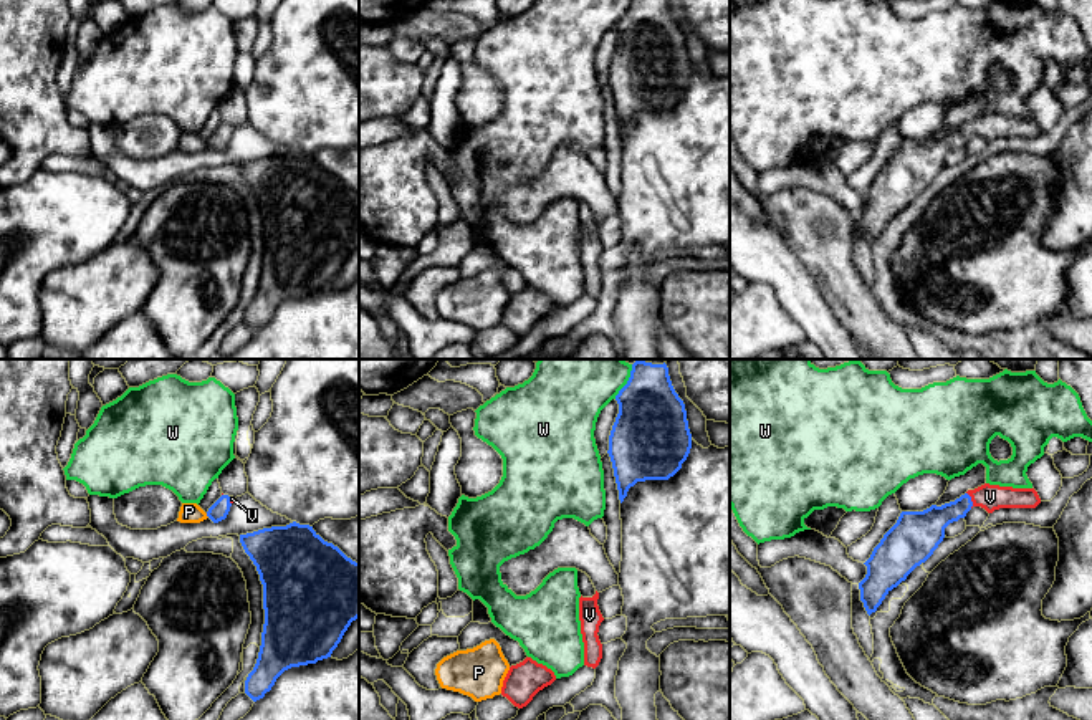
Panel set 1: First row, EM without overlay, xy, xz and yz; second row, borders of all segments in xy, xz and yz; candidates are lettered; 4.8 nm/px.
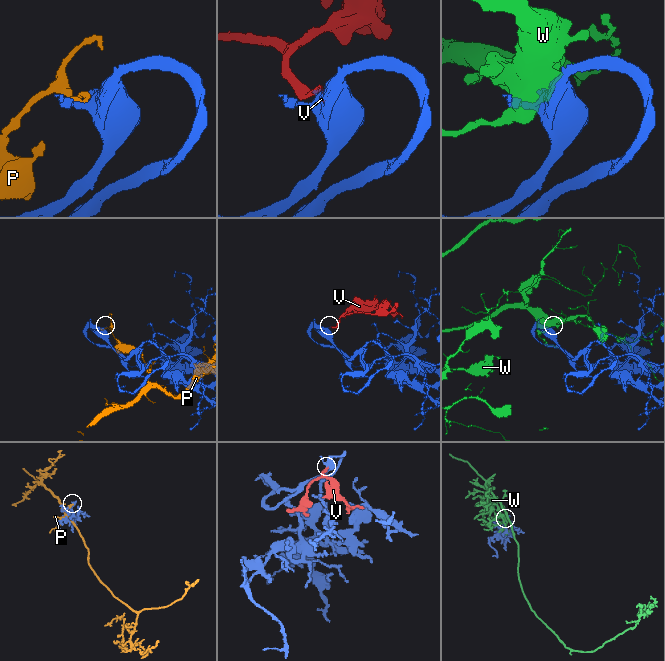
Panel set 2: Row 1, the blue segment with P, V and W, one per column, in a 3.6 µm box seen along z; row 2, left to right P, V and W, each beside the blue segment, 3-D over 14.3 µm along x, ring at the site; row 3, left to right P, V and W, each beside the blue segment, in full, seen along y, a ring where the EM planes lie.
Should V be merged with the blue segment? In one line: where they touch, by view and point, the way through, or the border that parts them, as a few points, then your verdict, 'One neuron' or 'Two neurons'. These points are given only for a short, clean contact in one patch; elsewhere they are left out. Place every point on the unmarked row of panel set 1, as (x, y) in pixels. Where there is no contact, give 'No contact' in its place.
Touches blue at yz (970, 129). Path across: yz (927, 158), (937, 148), (970, 129), (990, 126). One neuron

